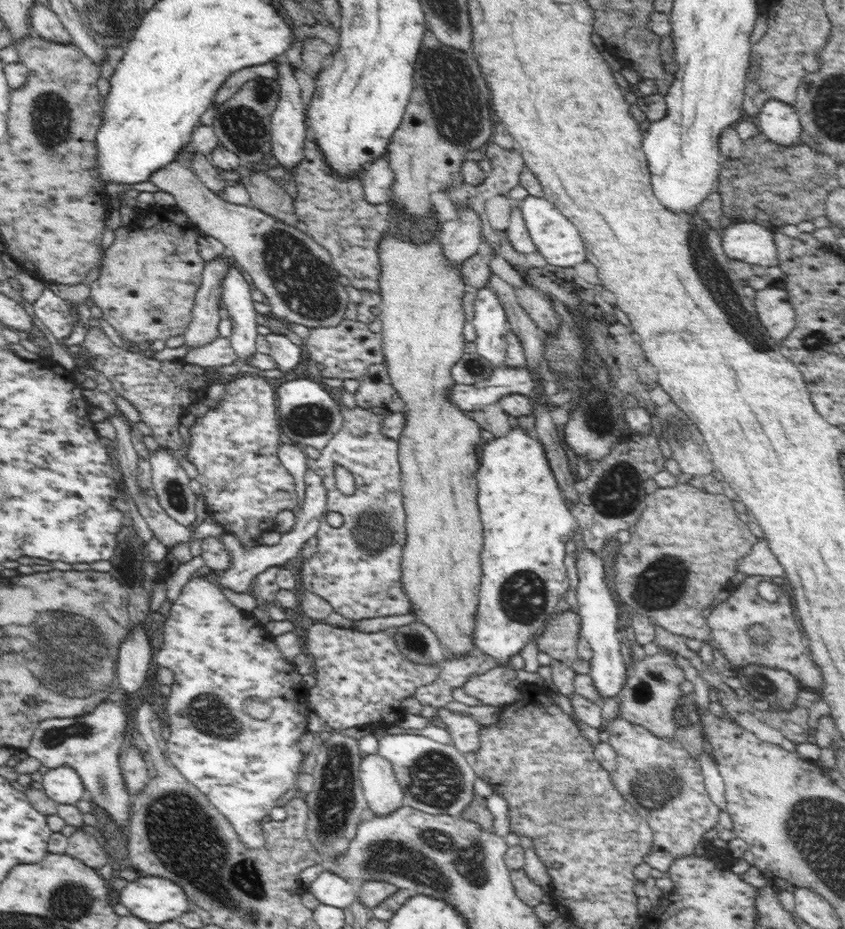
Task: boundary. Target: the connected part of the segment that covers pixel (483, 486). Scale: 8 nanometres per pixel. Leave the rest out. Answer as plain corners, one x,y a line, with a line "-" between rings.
517,426
506,436
485,440
477,470
478,507
484,529
482,578
476,608
474,645
477,652
498,661
498,666
510,667
509,659
518,654
536,633
540,633
552,618
560,599
570,584
564,558
566,542
576,536
579,525
571,514
570,503
559,488
549,464
547,453
534,433
527,434

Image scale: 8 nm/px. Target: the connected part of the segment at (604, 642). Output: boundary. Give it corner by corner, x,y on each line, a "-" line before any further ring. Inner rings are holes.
589,548
576,554
577,575
580,582
576,588
576,598
578,600
579,616
581,617
580,635
586,638
592,647
592,660
590,662
590,676
602,697
615,697
622,690
626,682
626,665
620,653
620,638
618,607
614,603
614,598
608,586
604,583
604,565
600,554
594,554

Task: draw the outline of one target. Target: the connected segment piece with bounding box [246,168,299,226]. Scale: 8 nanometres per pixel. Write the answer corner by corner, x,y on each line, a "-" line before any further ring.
254,168
246,188
251,196
251,205
270,216
296,226
299,218
294,210
294,198
278,184
276,179
264,174
264,168

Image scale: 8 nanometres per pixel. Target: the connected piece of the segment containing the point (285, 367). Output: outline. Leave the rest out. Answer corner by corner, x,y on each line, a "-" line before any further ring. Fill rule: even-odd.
270,333
266,336
269,344
269,355
277,368
284,372
300,372
305,357
305,349
298,347
283,334

